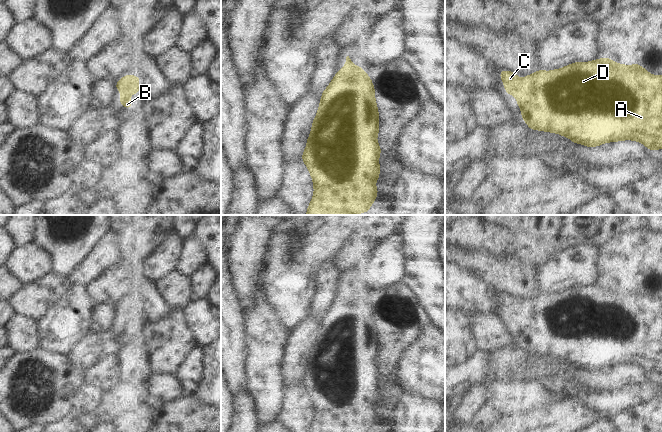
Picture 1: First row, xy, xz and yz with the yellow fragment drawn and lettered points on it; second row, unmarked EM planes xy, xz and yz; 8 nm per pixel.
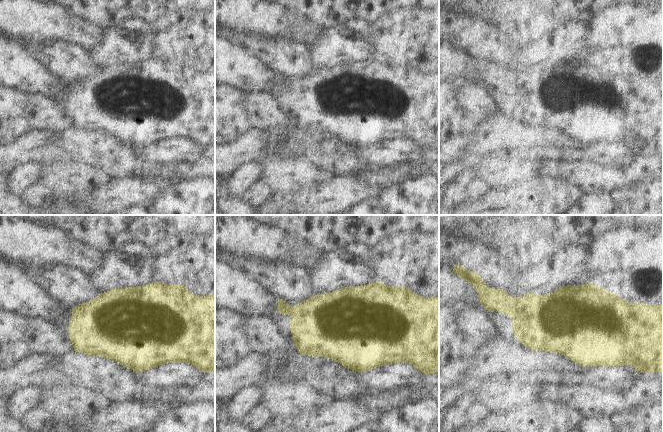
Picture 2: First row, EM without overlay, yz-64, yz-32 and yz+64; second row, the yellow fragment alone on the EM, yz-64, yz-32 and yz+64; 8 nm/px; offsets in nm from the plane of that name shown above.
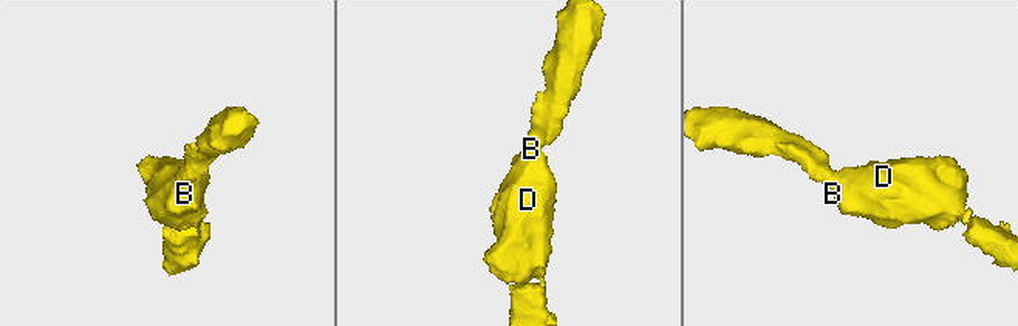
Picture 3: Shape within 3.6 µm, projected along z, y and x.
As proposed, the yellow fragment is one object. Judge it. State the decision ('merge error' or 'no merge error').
no merge error

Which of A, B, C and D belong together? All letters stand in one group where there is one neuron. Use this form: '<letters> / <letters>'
A B C D

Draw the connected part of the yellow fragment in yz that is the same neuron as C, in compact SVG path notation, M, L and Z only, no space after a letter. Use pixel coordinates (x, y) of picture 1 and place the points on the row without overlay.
M605 281L574 286L551 295L539 293L521 303L514 296L500 294L500 302L505 315L516 321L521 340L531 354L560 358L586 371L632 364L642 367L651 375L662 372L662 299L652 299L638 287L628 290Z

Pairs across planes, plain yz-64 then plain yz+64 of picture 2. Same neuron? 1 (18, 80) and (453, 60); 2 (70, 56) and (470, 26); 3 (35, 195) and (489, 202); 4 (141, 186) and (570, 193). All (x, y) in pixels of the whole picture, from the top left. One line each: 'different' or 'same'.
1: same
2: same
3: different
4: same

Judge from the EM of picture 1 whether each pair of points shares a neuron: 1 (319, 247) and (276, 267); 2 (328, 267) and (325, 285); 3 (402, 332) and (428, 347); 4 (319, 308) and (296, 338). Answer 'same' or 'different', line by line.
1: same
2: same
3: different
4: different

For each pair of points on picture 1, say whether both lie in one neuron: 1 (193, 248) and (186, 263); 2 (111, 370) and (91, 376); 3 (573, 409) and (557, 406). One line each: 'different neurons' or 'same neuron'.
1: same neuron
2: same neuron
3: different neurons

